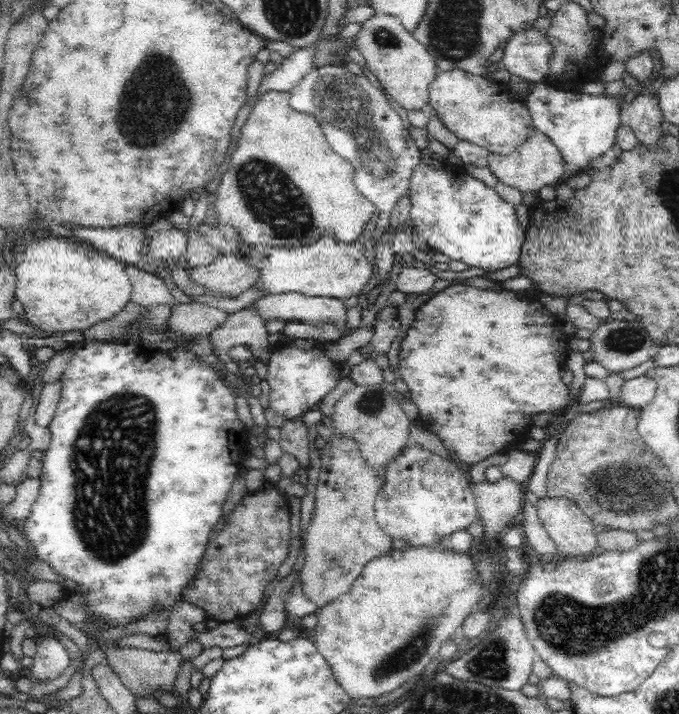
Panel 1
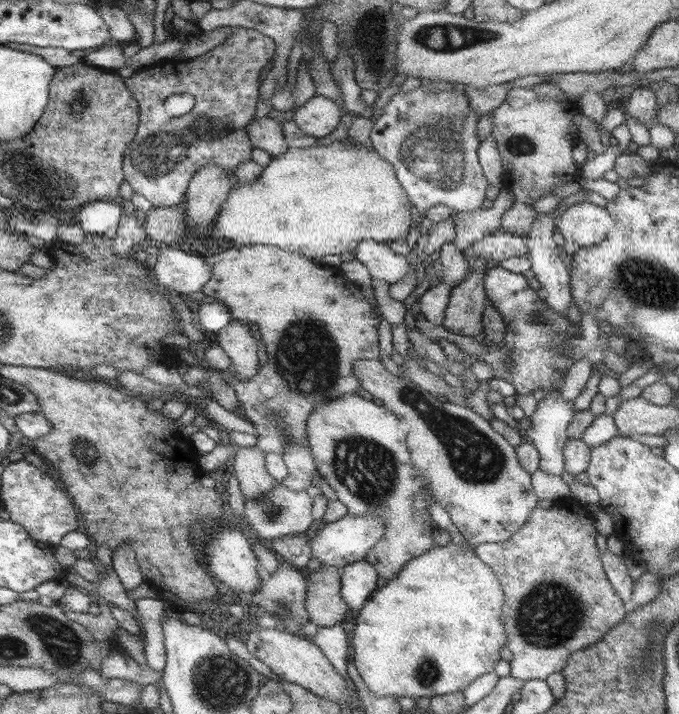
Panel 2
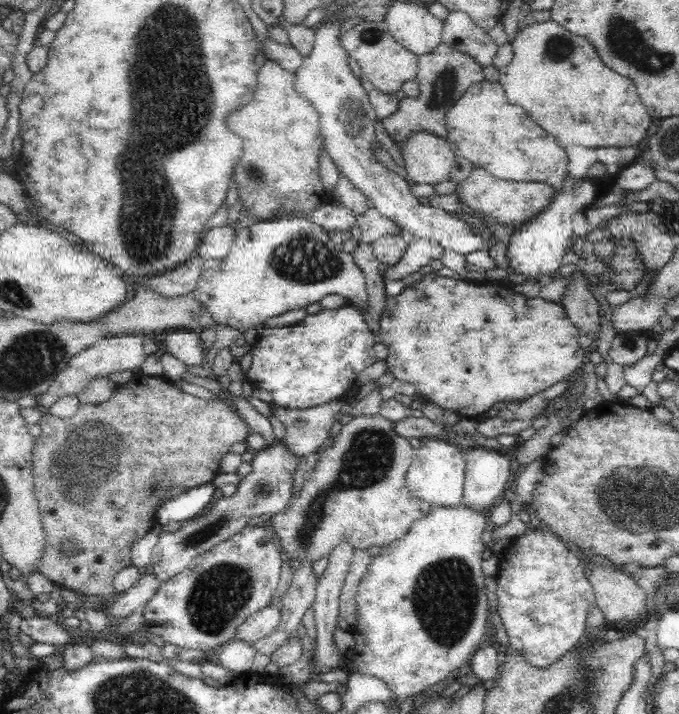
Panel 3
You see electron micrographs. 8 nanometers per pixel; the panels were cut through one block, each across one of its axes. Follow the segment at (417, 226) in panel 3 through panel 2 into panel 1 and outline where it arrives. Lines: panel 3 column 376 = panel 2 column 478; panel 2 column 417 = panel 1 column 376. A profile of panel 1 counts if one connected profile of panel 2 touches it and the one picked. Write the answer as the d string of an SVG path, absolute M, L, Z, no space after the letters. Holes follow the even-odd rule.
M324 66L310 70L301 82L292 87L289 105L296 112L312 115L318 121L328 144L354 167L352 181L358 191L372 200L378 210L376 228L362 250L374 267L374 240L384 234L391 235L391 210L395 201L409 194L411 174L419 163L420 149L398 113L389 106L385 95L365 76L356 76L346 68Z

